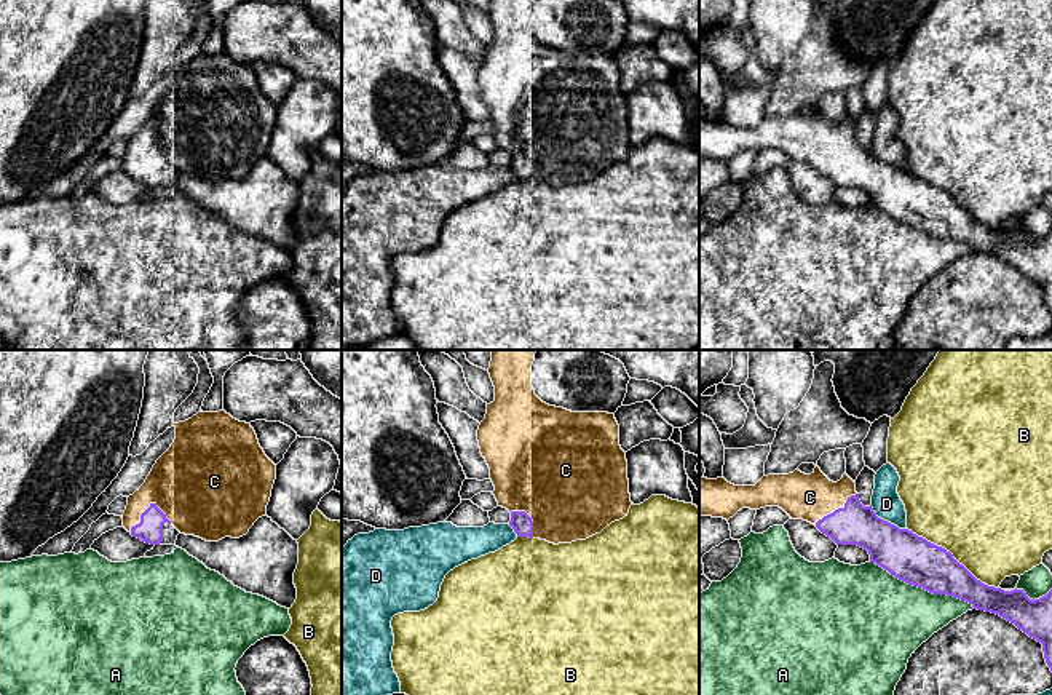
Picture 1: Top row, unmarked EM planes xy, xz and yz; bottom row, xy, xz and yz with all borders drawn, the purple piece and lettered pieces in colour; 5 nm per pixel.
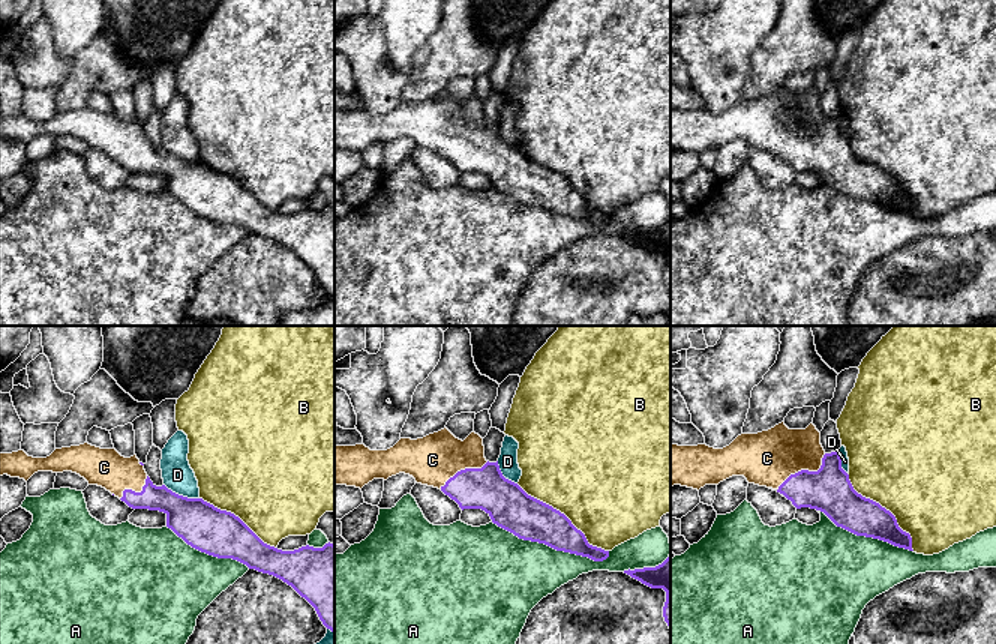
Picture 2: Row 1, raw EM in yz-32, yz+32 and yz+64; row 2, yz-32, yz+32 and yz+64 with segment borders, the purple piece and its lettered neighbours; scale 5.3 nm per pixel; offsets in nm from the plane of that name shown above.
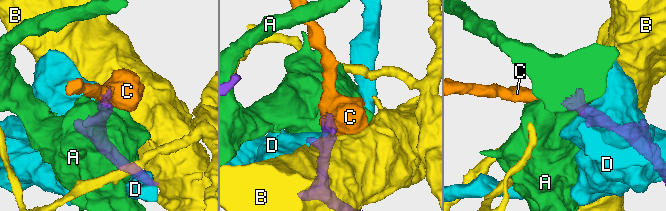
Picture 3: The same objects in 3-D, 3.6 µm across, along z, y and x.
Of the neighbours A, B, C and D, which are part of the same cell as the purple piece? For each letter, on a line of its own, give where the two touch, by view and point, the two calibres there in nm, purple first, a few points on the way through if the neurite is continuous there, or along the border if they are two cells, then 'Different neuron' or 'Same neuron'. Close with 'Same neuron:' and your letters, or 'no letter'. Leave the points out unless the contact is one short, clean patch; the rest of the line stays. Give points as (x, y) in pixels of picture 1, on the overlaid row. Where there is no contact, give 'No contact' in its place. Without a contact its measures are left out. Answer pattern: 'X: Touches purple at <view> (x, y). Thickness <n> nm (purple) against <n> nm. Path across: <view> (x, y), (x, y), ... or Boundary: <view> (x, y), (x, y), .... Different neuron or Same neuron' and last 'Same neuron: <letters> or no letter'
A: Touches purple at yz (923, 588). Thickness 240 nm (purple) against 420 nm. Different neuron
B: Touches purple at yz (952, 556). Thickness 240 nm (purple) against 480 nm. Different neuron
C: Touches purple at xy (147, 508). Thickness 130 nm (purple) against 400 nm. Same neuron
D: Touches purple at yz (886, 521). Thickness 240 nm (purple) against 150 nm. Different neuron
Same neuron: C

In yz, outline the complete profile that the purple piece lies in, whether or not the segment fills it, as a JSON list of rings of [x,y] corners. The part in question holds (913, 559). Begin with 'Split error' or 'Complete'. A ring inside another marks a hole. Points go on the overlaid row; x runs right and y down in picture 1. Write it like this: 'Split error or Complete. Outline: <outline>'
Split error. Outline: [[[816,465],[811,475],[805,475],[800,470],[789,475],[768,475],[755,486],[734,486],[725,478],[699,479],[699,516],[723,518],[728,521],[742,508],[760,510],[765,506],[779,506],[792,519],[803,519],[814,524],[836,545],[857,545],[867,550],[870,562],[875,562],[908,585],[923,588],[932,594],[958,598],[977,610],[1006,618],[1042,644],[1046,663],[1052,671],[1052,590],[1033,601],[1023,590],[1004,591],[982,583],[945,548],[878,518],[872,505],[864,506],[856,492],[856,483],[846,473],[840,481],[833,483]]]

